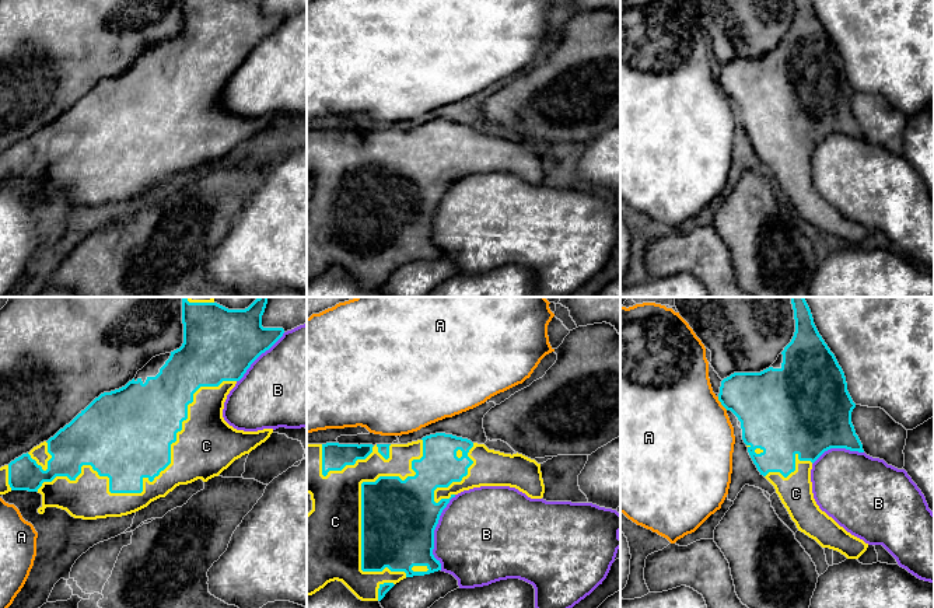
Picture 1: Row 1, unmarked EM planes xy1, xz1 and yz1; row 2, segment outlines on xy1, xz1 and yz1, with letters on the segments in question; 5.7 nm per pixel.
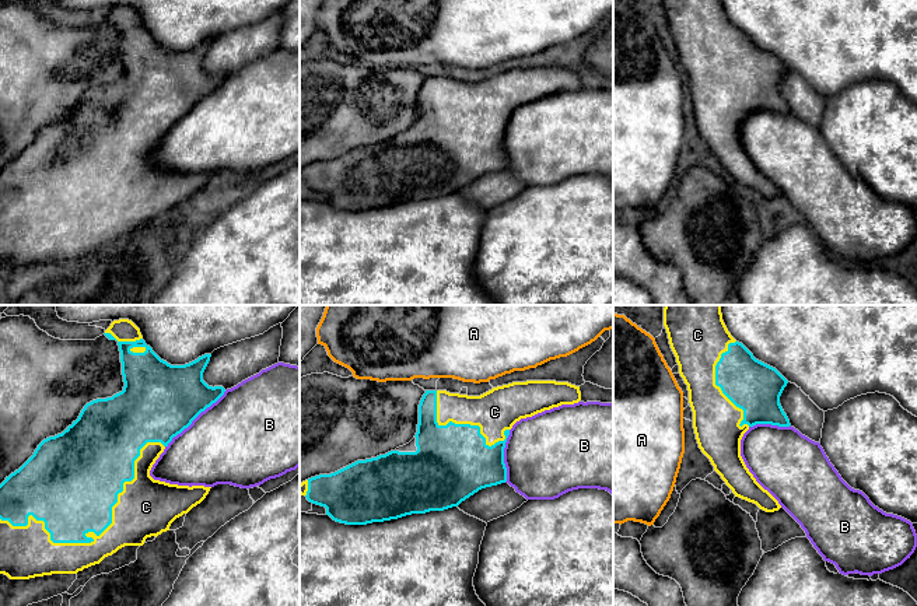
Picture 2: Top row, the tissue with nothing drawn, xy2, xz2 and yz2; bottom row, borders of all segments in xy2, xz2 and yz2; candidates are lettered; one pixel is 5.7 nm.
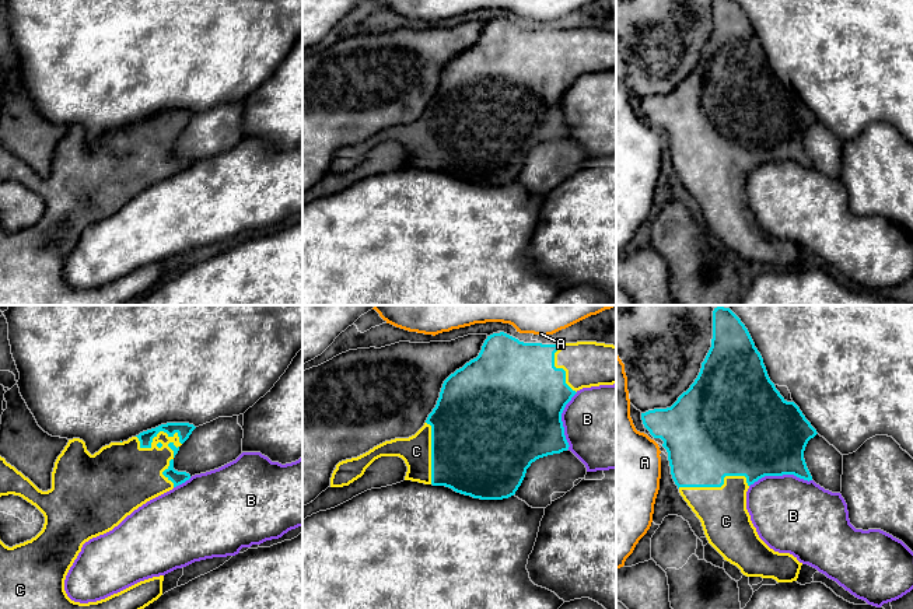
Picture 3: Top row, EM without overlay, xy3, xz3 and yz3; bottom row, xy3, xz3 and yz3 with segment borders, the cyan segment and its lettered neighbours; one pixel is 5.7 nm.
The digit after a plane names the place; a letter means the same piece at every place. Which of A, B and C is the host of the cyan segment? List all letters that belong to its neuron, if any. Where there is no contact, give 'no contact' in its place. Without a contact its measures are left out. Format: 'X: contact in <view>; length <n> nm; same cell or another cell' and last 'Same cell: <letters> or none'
A: contact in yz1; length 100 nm; another cell
B: contact in xz1; length 440 nm; another cell
C: contact in xy1; length 1300 nm; same cell
Same cell: C

